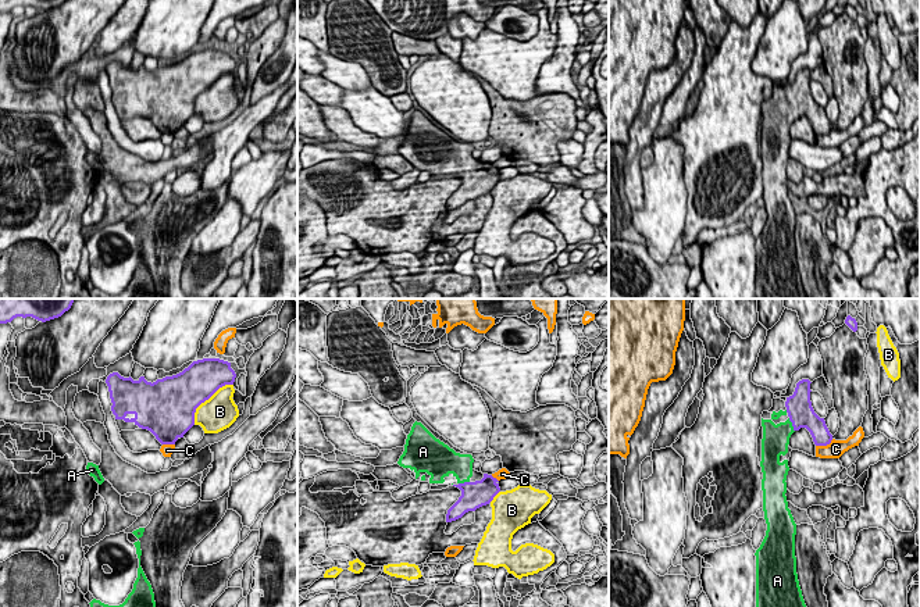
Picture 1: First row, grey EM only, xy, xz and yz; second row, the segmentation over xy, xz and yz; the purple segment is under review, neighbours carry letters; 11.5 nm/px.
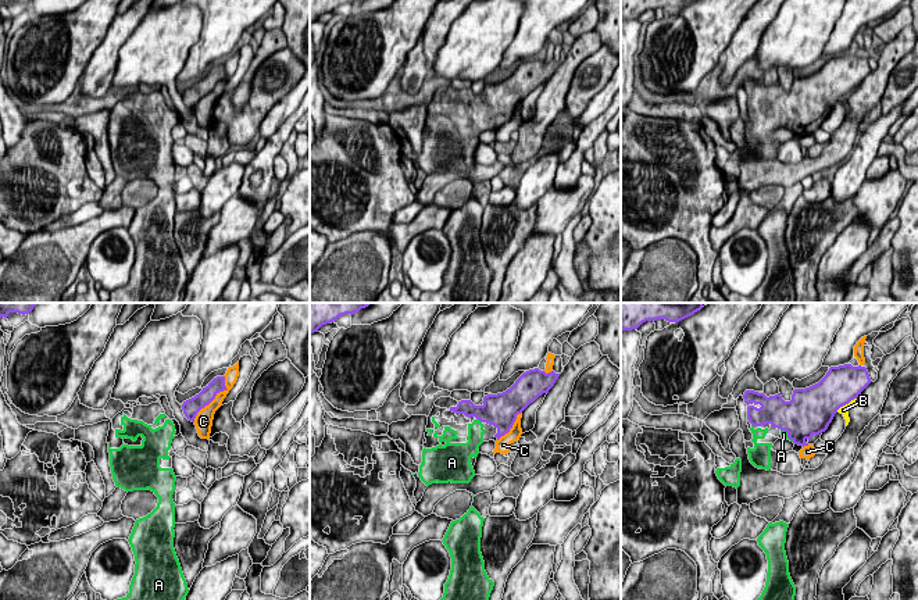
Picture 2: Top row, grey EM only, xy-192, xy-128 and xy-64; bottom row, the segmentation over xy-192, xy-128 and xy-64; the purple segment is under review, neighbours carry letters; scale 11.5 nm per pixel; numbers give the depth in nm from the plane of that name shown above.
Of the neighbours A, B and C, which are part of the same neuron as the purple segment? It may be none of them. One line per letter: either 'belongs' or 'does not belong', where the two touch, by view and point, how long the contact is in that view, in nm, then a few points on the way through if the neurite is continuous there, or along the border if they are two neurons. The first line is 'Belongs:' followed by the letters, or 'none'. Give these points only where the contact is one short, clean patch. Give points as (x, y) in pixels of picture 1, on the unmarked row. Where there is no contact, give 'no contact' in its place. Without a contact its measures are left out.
Belongs: A
A: belongs | yz (792, 114) | 170 nm
B: does not belong | xy (206, 88) | 650 nm
C: does not belong | yz (824, 134) | 220 nm

